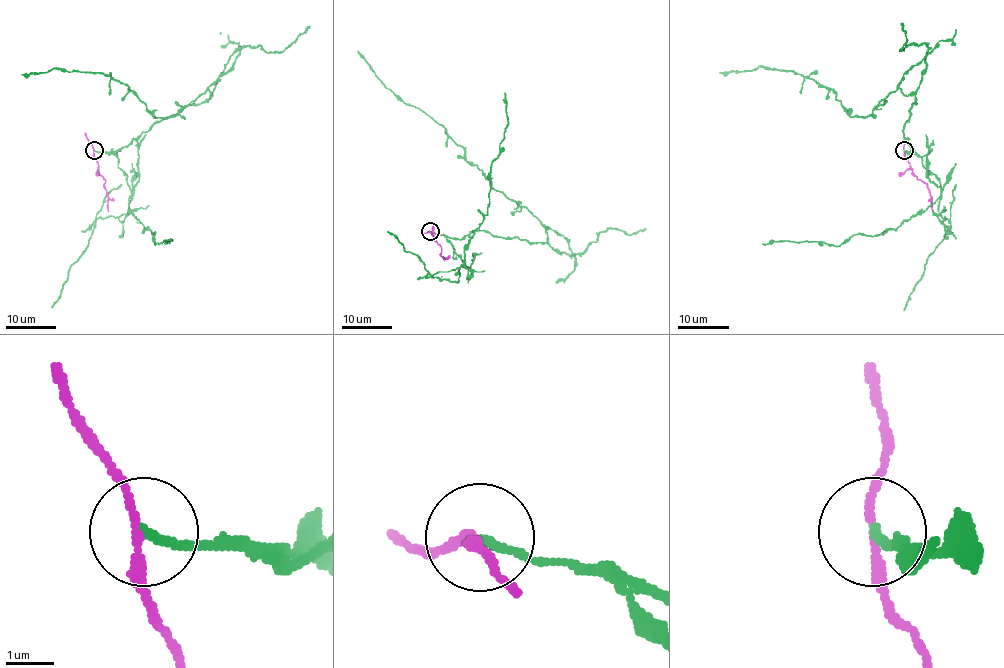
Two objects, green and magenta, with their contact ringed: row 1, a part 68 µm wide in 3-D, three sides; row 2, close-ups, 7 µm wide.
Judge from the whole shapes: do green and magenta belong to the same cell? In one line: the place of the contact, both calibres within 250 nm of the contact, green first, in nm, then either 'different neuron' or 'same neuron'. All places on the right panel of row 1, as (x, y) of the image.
(904, 150) | 190/170 nm | different neuron

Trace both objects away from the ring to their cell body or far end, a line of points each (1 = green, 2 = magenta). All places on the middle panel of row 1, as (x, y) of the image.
1: (430, 232), (462, 239), (487, 230), (547, 240), (538, 219), (491, 186), (443, 127), (388, 89), (357, 51)
2: (430, 232), (441, 247), (444, 261)

